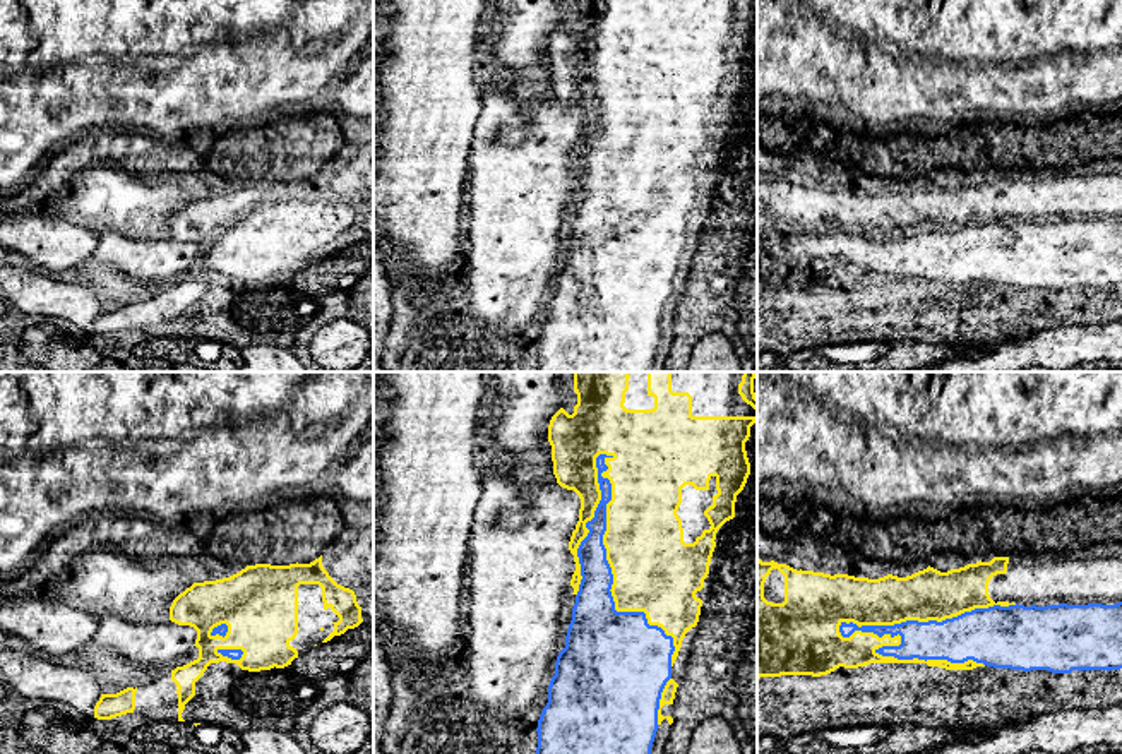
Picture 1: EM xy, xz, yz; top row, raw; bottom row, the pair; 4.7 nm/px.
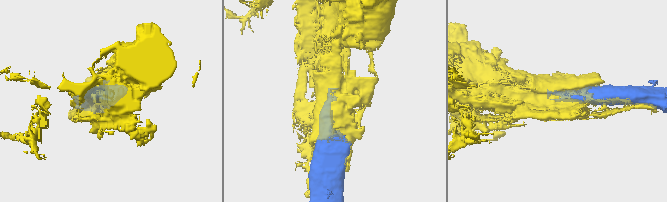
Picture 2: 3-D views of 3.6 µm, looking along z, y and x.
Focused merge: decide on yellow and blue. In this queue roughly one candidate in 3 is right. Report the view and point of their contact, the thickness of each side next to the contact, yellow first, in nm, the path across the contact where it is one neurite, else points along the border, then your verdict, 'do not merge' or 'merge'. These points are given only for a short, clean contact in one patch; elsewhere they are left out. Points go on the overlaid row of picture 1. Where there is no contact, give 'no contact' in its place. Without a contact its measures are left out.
meets yellow in xz at (612, 573); 400 nm thick on the yellow side, 220 nm on the other; merge

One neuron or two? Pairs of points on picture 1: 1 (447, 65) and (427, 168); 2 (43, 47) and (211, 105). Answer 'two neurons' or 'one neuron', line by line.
1: one neuron
2: one neuron

